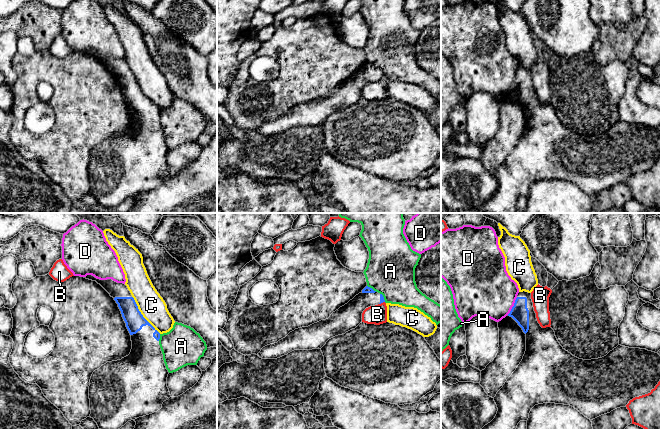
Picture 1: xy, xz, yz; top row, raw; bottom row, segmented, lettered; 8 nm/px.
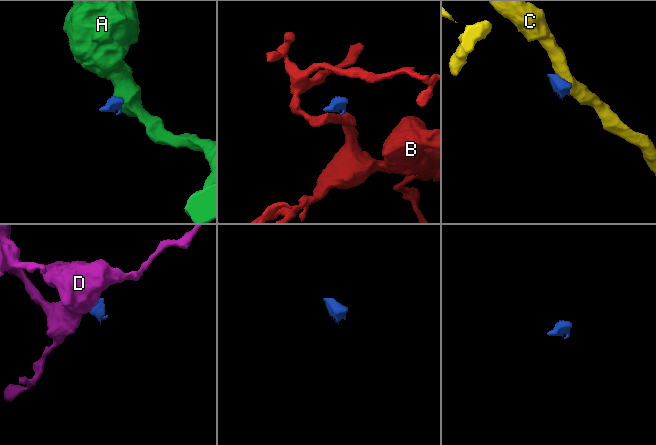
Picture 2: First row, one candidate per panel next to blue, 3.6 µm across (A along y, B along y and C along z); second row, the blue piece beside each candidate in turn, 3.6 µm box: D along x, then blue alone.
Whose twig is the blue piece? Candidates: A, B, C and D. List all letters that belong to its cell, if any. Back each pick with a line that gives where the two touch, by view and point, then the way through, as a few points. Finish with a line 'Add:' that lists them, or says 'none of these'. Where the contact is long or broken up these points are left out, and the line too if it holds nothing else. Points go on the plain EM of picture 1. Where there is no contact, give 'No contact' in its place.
Add: none of these

